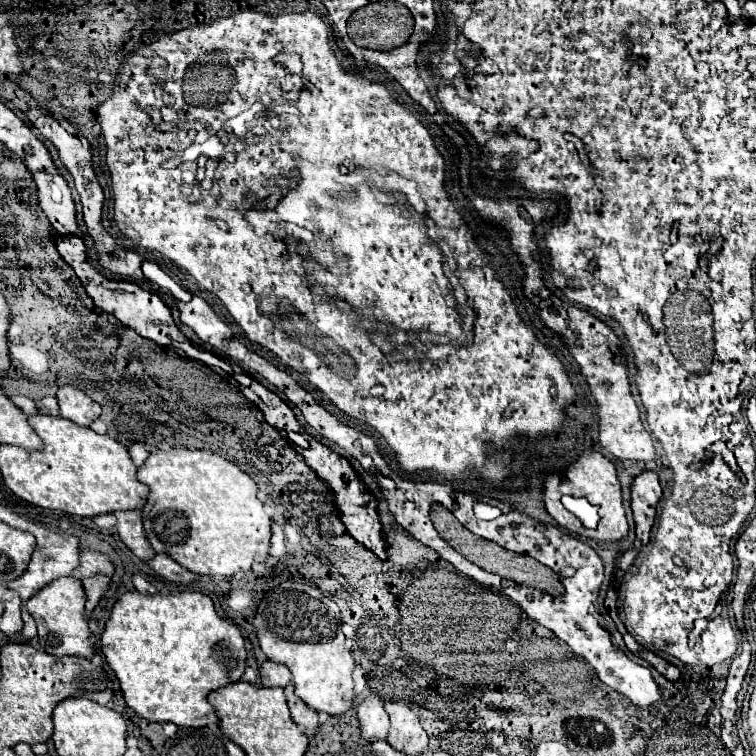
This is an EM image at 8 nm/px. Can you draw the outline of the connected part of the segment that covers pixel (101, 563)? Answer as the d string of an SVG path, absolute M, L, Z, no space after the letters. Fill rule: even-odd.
M83 550L79 554L79 566L71 572L73 578L83 580L95 574L105 574L111 576L113 574L113 564L101 554L101 552L91 552L91 550Z

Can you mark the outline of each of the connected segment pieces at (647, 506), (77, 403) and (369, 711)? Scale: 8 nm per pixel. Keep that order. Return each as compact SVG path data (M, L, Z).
M643 472L635 478L631 486L631 508L637 526L637 540L641 544L649 542L649 532L655 520L655 508L661 498L659 480L653 472Z
M61 386L57 390L57 400L61 416L79 426L89 426L101 414L101 406L75 386Z
M369 696L357 708L361 738L365 740L383 740L389 732L389 716L383 710L383 700L379 696Z

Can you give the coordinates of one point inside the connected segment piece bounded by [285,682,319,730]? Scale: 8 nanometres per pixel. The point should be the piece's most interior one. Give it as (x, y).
(303, 715)

